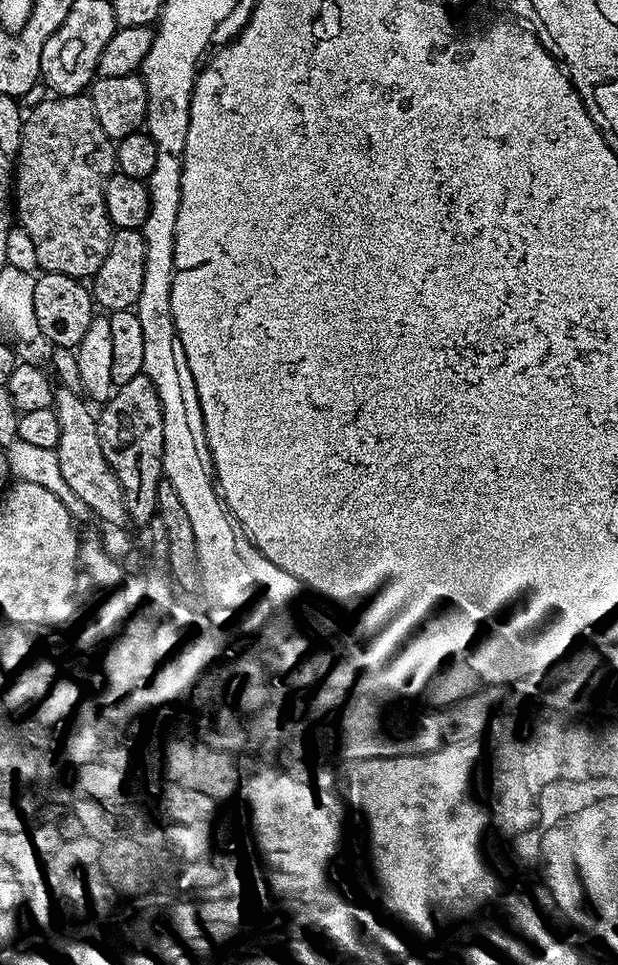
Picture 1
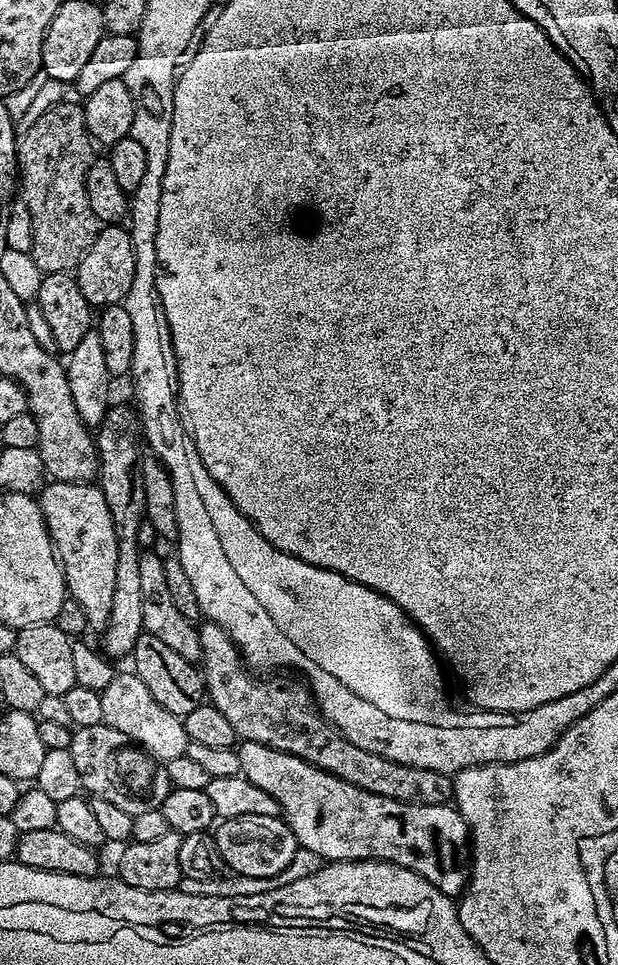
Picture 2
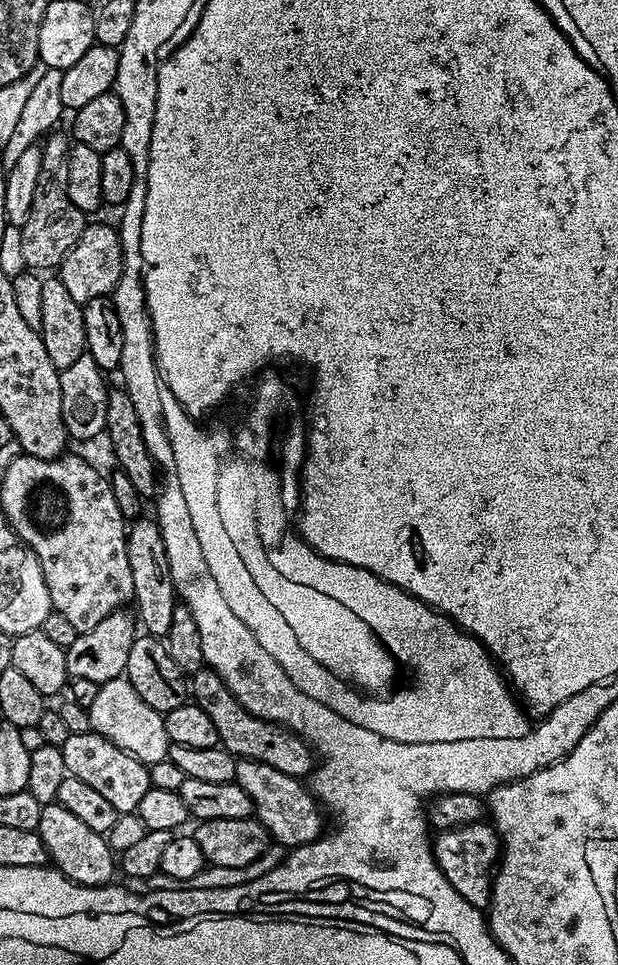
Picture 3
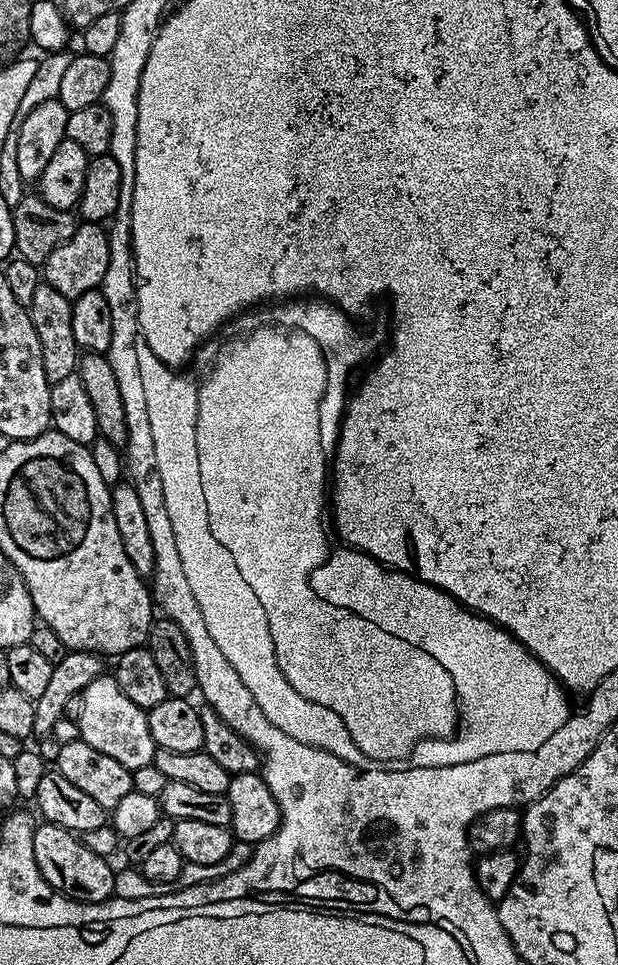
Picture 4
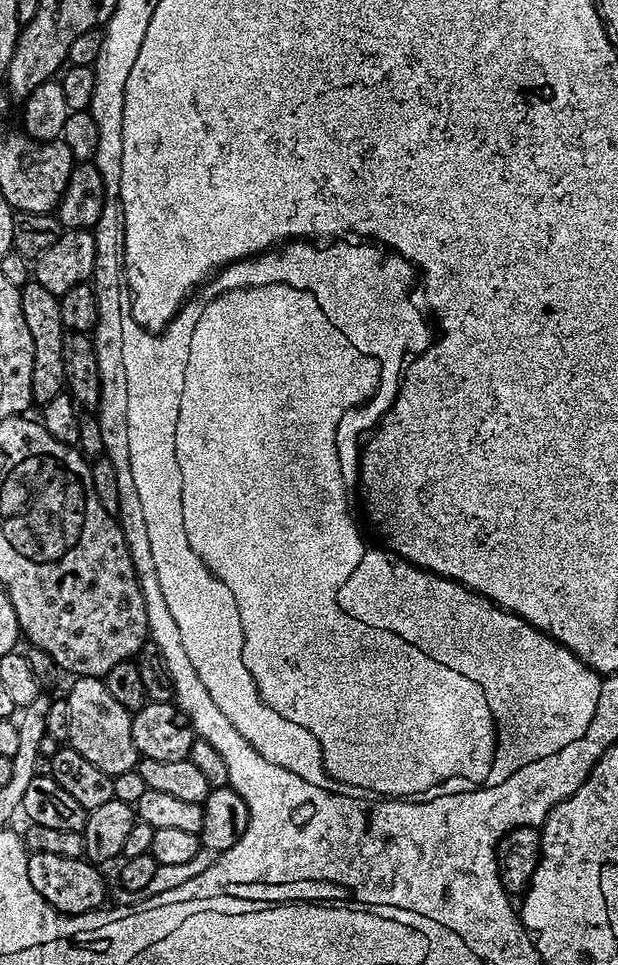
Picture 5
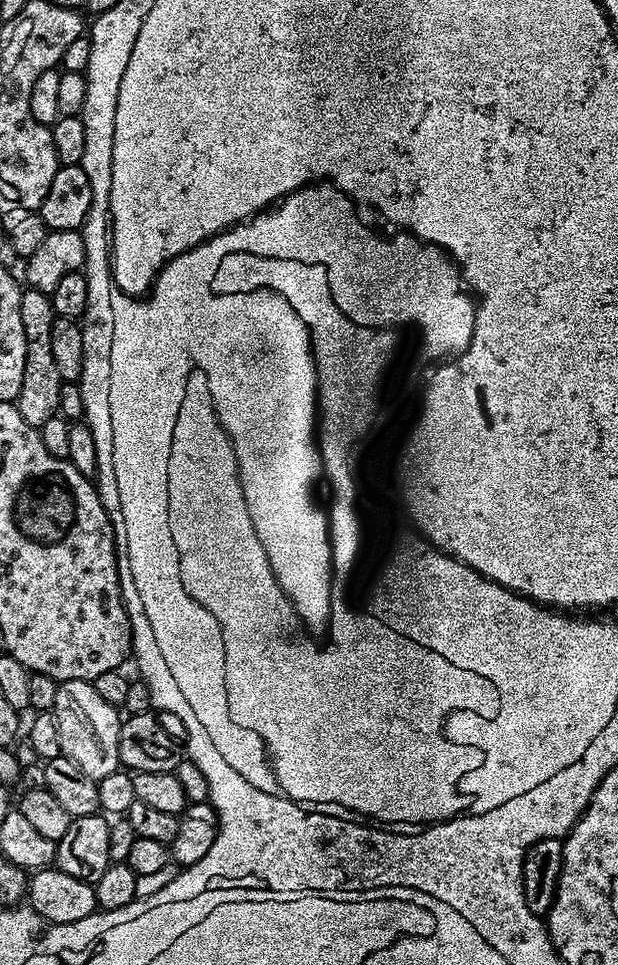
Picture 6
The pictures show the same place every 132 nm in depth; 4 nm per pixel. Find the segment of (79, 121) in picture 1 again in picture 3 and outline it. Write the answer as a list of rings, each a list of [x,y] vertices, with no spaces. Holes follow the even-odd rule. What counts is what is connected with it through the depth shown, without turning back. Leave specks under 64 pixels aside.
[[[49,135],[43,141],[42,174],[38,174],[38,187],[34,189],[34,202],[30,202],[30,218],[26,218],[23,228],[20,229],[22,258],[25,269],[28,270],[59,269],[66,254],[78,242],[86,223],[86,213],[78,210],[74,202],[70,202],[70,194],[66,190],[69,137],[54,135]]]

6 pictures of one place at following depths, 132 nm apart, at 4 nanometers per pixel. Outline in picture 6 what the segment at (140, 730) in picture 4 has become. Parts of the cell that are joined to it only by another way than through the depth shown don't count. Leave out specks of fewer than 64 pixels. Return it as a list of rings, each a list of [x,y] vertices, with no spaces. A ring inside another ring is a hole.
[[[87,680],[59,681],[51,713],[55,716],[61,753],[70,758],[70,762],[76,763],[95,781],[117,772],[121,767],[118,738],[122,716],[117,705],[106,702],[106,698],[98,694],[95,683]]]

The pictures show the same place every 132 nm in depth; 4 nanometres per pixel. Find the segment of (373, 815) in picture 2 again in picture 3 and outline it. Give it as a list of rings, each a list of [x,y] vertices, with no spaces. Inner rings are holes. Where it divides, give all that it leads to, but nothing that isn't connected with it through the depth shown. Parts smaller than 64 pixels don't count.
[[[237,760],[235,783],[240,784],[242,790],[246,790],[246,794],[250,794],[255,819],[259,820],[277,845],[291,850],[320,839],[322,835],[320,827],[325,820],[321,805],[305,785],[304,788],[300,785],[303,783],[297,777],[282,774],[282,770],[274,770],[274,766],[266,766],[266,762]],[[481,822],[441,831],[435,837],[432,852],[450,886],[454,886],[454,890],[458,890],[458,894],[462,894],[470,906],[487,909],[492,902],[492,882],[502,855],[502,841],[495,827],[491,823]]]

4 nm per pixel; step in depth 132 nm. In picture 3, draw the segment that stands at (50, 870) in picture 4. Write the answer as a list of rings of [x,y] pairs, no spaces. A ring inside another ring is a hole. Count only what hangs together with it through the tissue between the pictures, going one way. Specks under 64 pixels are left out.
[[[55,802],[43,805],[36,833],[46,846],[49,861],[70,882],[91,888],[103,888],[113,883],[112,875],[117,875],[118,860],[105,833],[90,830],[90,826],[80,821],[73,811],[66,810],[66,806]]]

